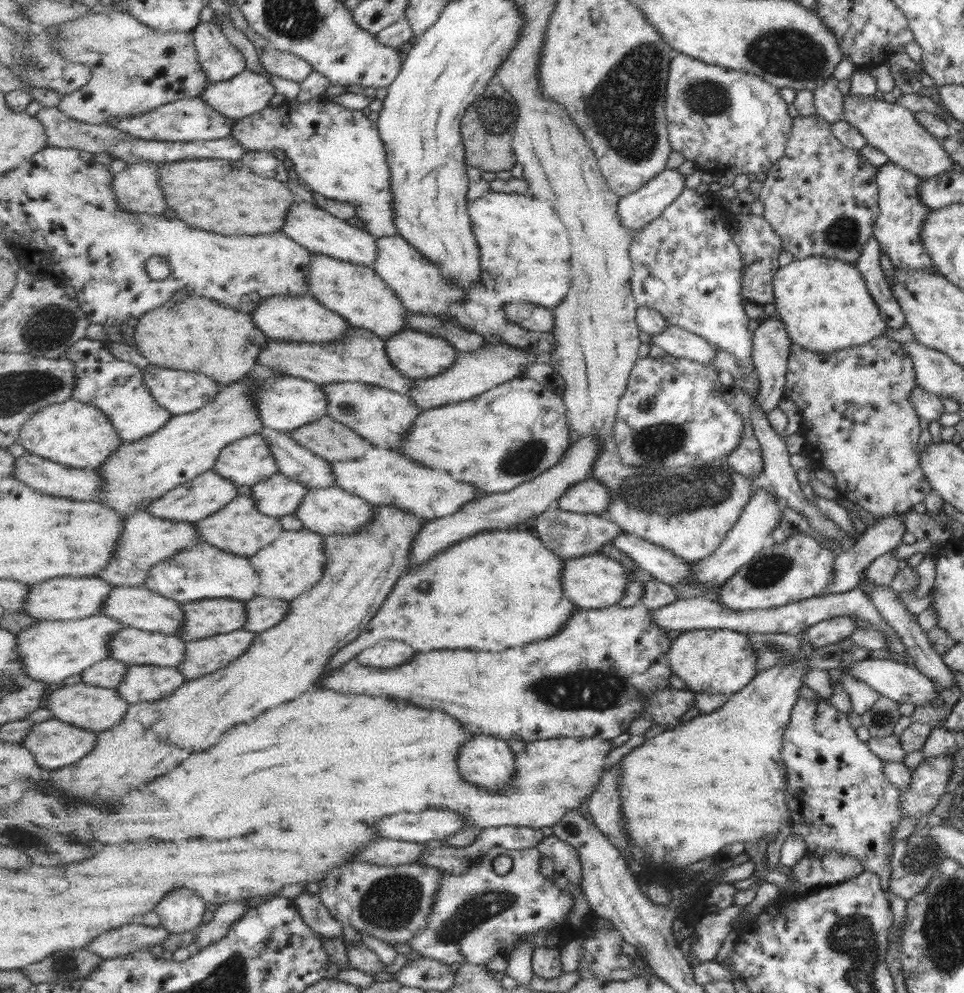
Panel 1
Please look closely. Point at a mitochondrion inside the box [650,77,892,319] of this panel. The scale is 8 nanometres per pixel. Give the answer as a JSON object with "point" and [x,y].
{"point":[844,232]}

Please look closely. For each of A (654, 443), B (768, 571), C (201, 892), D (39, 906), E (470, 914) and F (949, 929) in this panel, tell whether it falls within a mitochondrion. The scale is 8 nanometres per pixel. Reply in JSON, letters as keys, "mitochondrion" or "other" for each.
{"A":"mitochondrion","B":"mitochondrion","C":"other","D":"other","E":"mitochondrion","F":"mitochondrion"}

